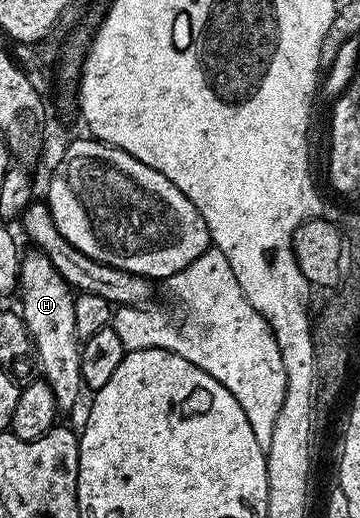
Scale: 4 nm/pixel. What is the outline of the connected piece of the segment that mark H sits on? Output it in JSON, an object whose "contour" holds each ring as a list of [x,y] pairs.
{"contour":[[[37,249],[27,250],[22,256],[18,286],[22,295],[20,314],[34,342],[34,354],[38,356],[38,371],[50,387],[54,405],[59,412],[66,413],[84,395],[80,373],[80,340],[76,333],[74,312],[75,292],[66,284],[64,277],[56,273],[56,267],[44,253]]]}

